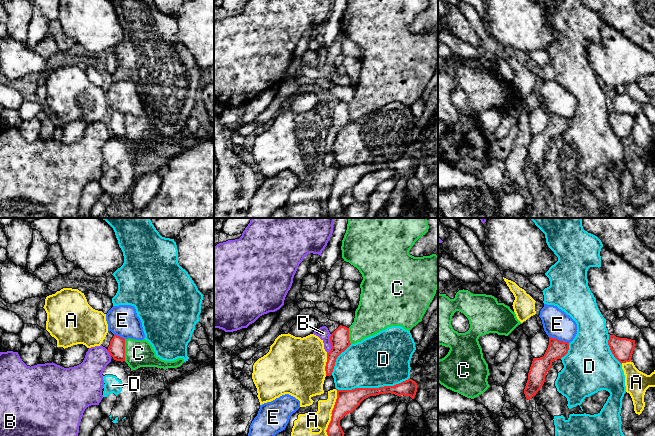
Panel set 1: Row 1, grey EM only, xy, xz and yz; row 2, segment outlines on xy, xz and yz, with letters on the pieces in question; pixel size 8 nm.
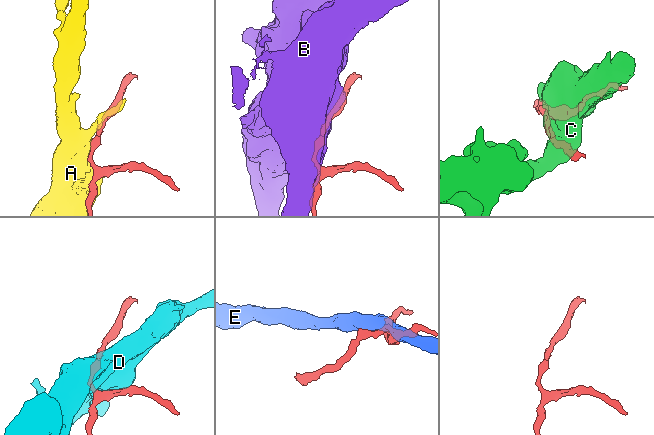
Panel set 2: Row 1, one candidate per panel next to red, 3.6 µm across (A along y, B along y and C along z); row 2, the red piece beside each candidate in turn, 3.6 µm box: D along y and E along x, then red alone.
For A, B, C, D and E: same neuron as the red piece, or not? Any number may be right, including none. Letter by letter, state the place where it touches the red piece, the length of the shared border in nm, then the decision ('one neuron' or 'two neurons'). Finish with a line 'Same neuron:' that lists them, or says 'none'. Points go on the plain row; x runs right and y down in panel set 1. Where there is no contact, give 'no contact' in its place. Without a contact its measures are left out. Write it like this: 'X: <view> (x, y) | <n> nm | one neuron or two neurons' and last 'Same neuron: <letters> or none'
A: xz (332, 191) | 420 nm | two neurons
B: xz (331, 120) | 160 nm | two neurons
C: xy (124, 126) | 180 nm | two neurons
D: xz (372, 164) | 600 nm | two neurons
E: yz (559, 116) | 170 nm | two neurons
Same neuron: none

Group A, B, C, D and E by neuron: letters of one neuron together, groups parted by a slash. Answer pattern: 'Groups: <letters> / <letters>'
Groups: A / B / C / D / E

